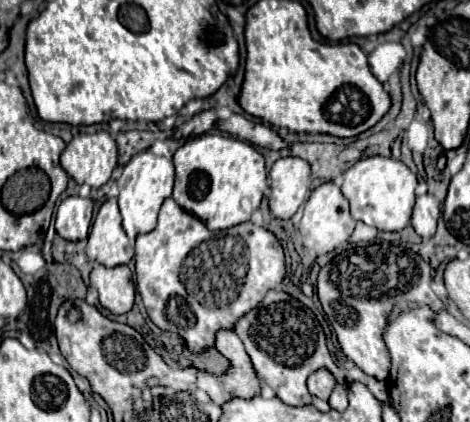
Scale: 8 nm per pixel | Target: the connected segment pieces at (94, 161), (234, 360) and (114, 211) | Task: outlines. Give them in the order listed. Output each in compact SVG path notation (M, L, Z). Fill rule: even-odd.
M104 130L80 134L66 146L60 164L76 184L100 188L110 180L112 170L118 164L116 142Z
M234 330L218 332L216 344L220 344L220 352L224 352L224 356L230 360L230 368L224 374L202 372L202 390L216 404L224 404L236 396L244 400L254 398L260 392L260 380L236 332Z
M108 200L100 208L88 234L86 256L88 260L108 268L128 264L132 260L134 250L122 228L122 218L116 200Z

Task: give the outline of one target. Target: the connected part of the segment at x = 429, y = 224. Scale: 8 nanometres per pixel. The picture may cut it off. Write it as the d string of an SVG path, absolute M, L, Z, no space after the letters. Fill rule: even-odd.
M430 194L416 196L410 226L416 230L418 236L422 236L424 240L432 238L434 232L436 232L438 216L440 216L440 210L438 210L438 202L436 202L434 196L430 196Z

